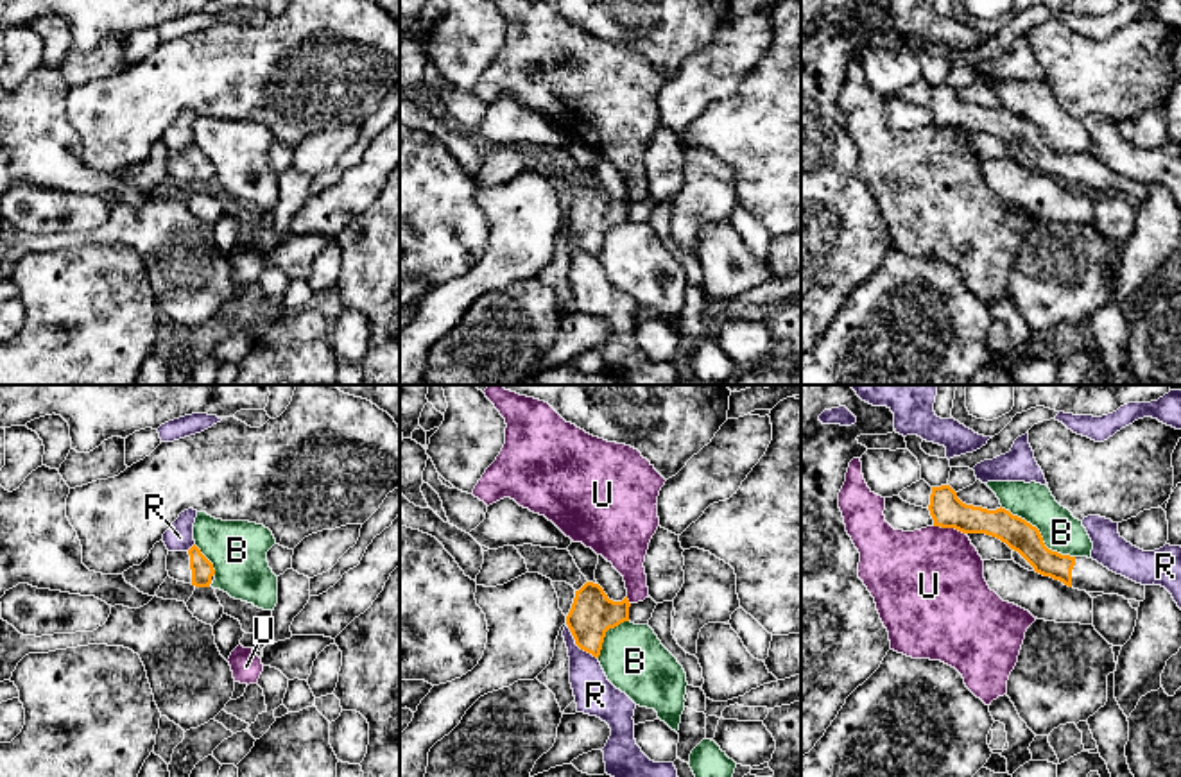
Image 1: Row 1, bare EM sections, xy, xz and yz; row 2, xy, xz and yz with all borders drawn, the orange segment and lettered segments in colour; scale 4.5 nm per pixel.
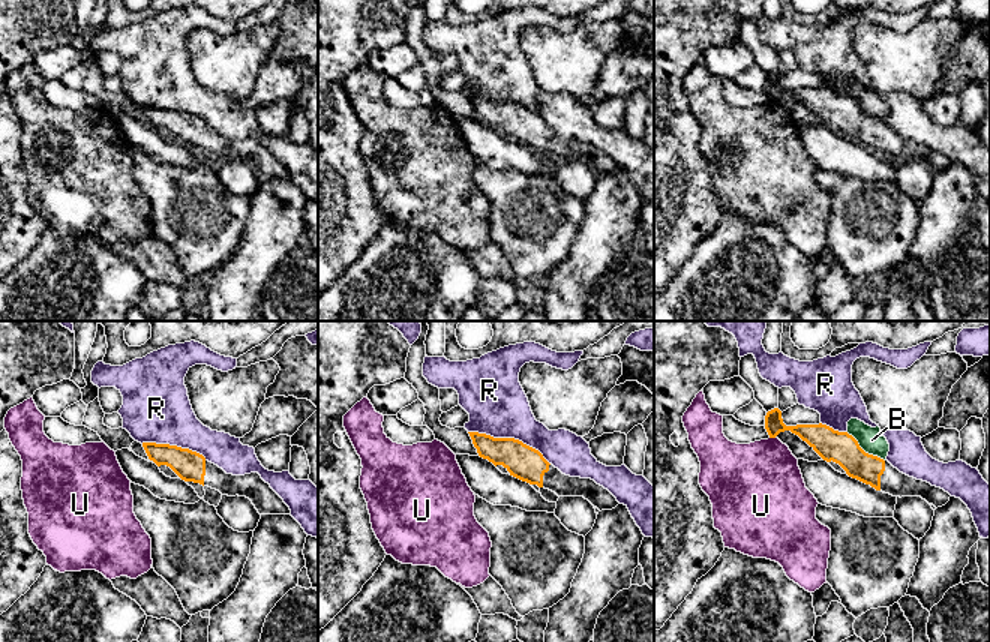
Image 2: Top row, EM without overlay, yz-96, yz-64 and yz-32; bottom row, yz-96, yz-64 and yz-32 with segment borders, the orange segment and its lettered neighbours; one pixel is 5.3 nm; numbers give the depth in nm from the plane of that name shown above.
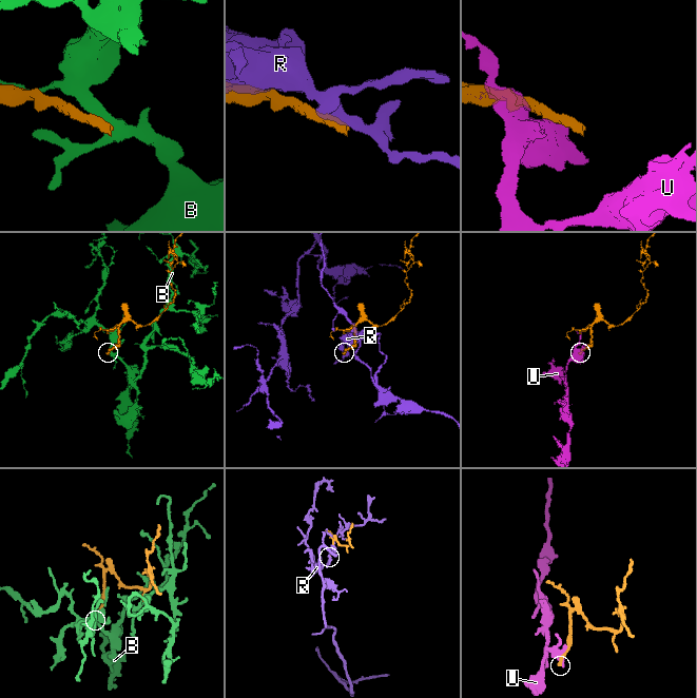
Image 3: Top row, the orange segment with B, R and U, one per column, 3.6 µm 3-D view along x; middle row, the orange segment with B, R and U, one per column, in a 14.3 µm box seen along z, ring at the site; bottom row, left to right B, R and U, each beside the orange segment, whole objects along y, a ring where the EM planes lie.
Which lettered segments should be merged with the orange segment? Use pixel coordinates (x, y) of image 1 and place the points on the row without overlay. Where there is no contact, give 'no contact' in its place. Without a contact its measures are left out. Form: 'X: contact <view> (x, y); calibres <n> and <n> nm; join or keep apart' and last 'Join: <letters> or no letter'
B: contact yz (1040, 133); calibres 140 and 180 nm; keep apart
R: contact xz (577, 244); calibres 200 and 180 nm; keep apart
U: contact yz (950, 126); calibres 150 and 460 nm; keep apart
Join: no letter

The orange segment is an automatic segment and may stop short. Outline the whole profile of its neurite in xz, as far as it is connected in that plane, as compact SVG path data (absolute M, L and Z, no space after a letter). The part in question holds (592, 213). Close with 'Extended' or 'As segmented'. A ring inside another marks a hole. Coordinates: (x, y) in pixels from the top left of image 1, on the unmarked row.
M586 181L566 215L575 243L599 258L606 231L629 220L629 199L613 201L599 183Z. As segmented

